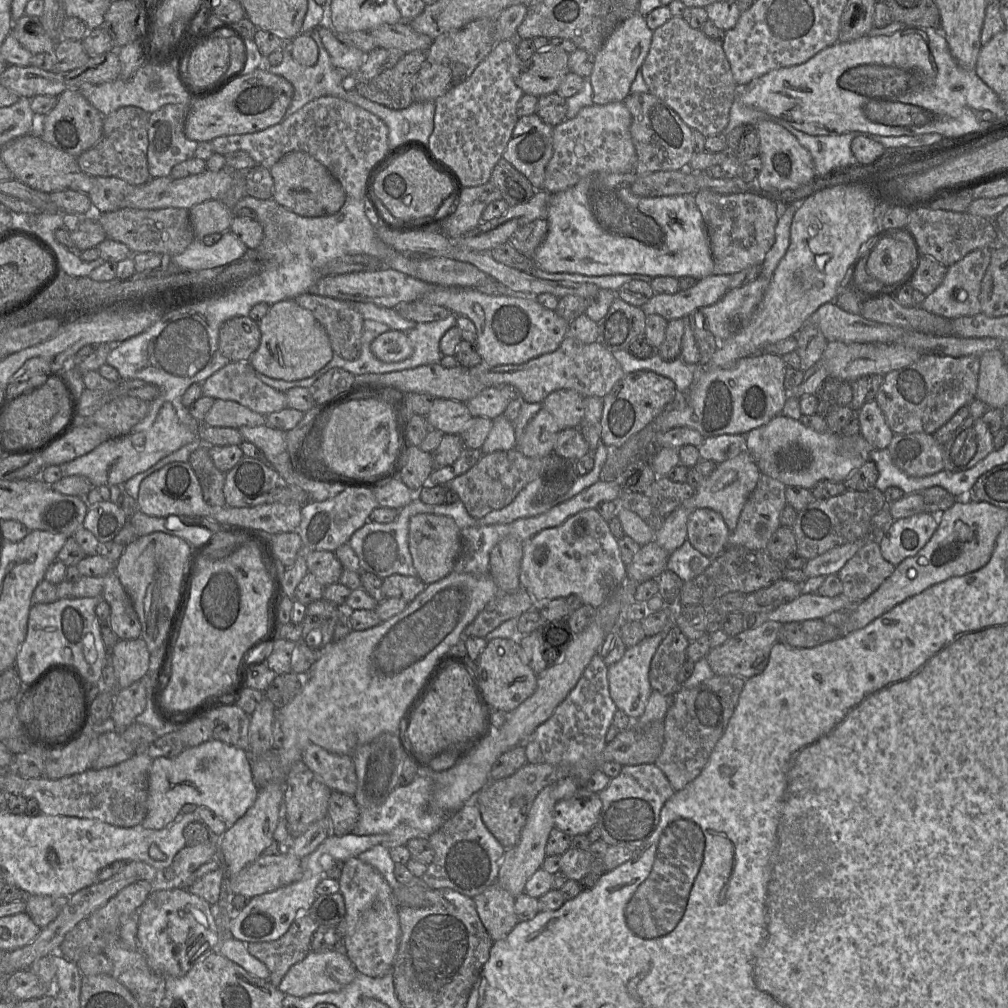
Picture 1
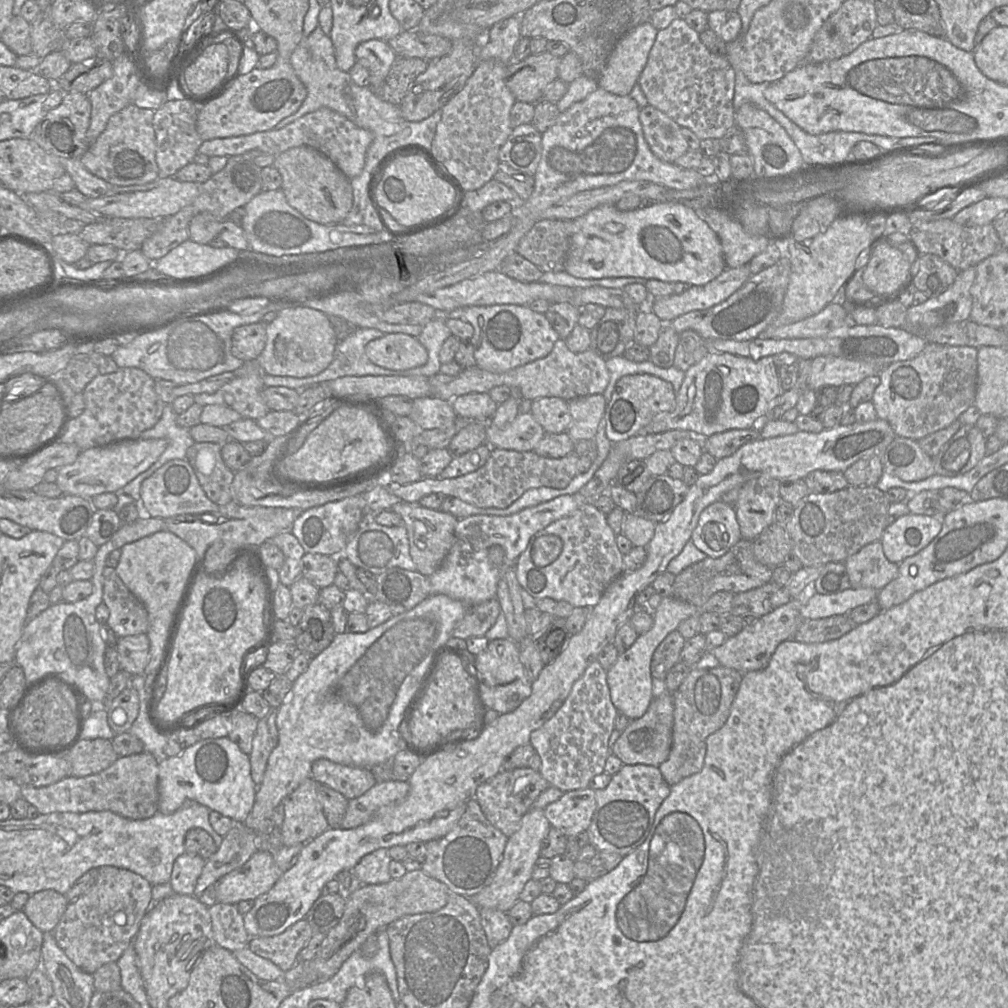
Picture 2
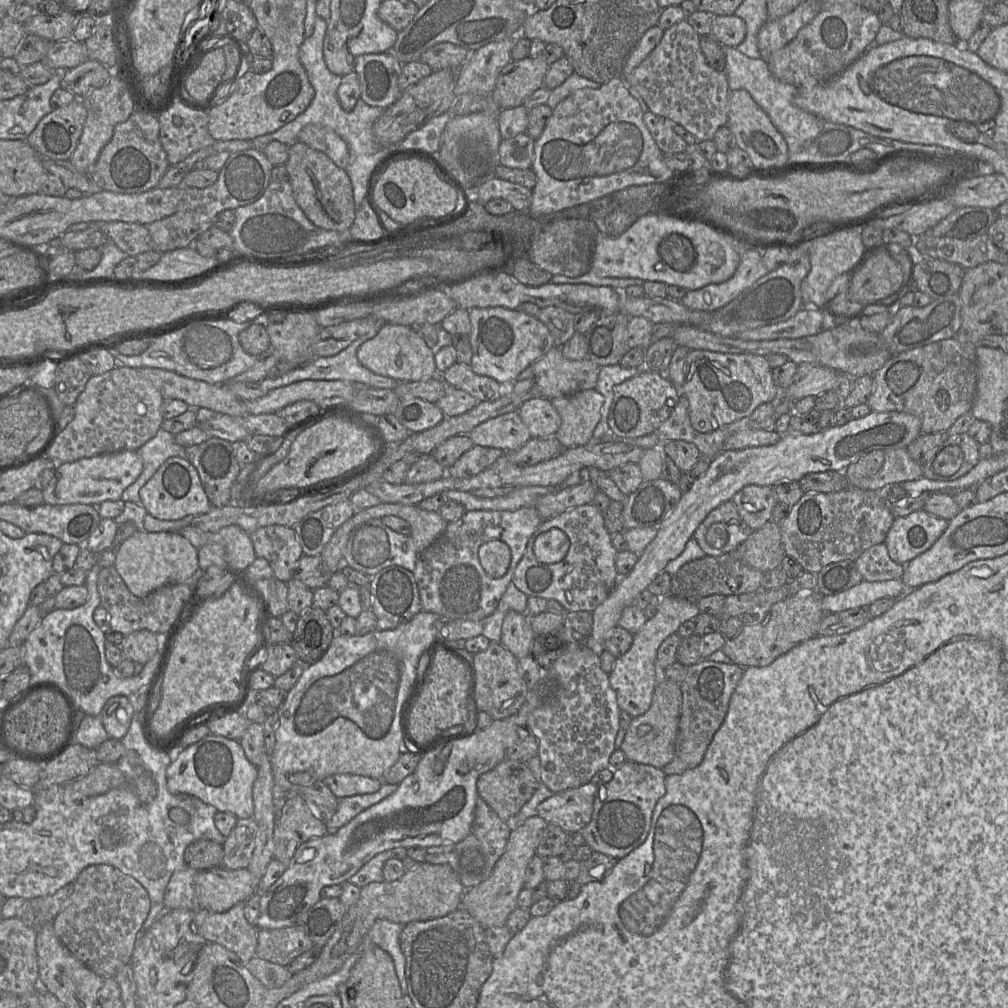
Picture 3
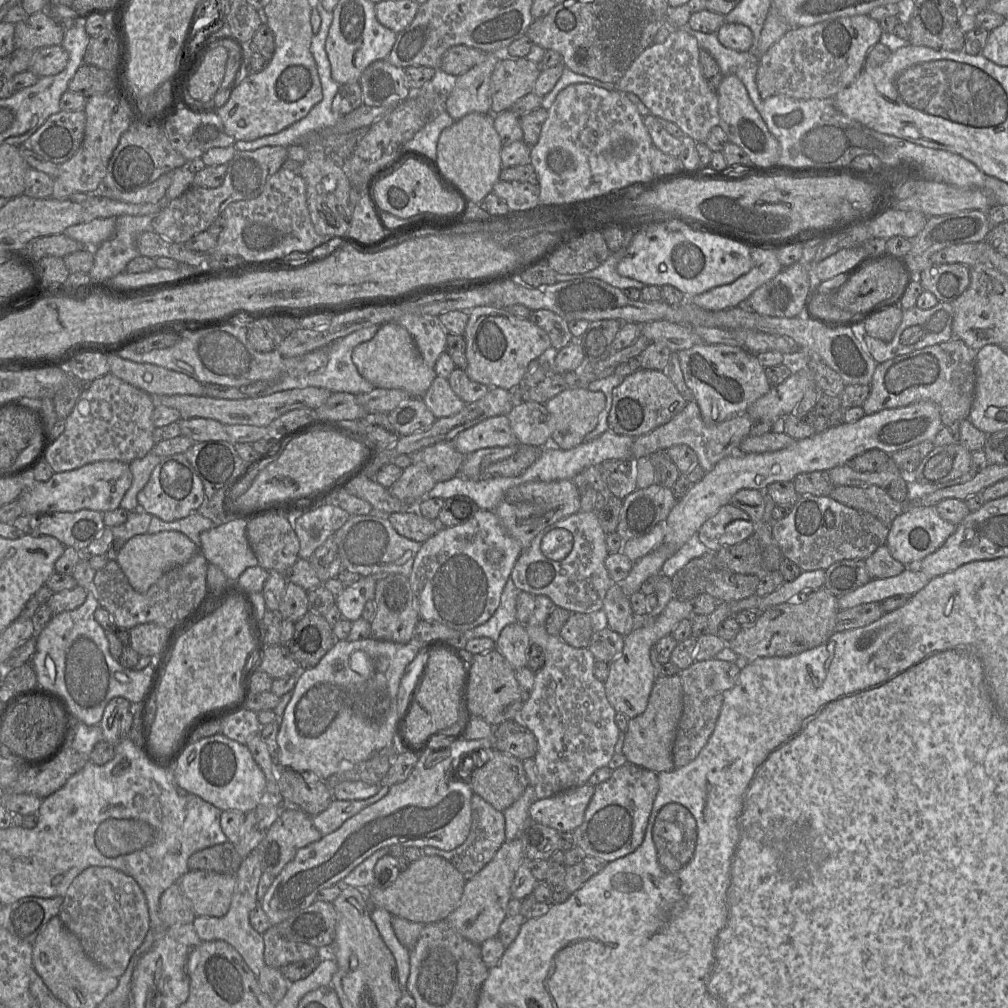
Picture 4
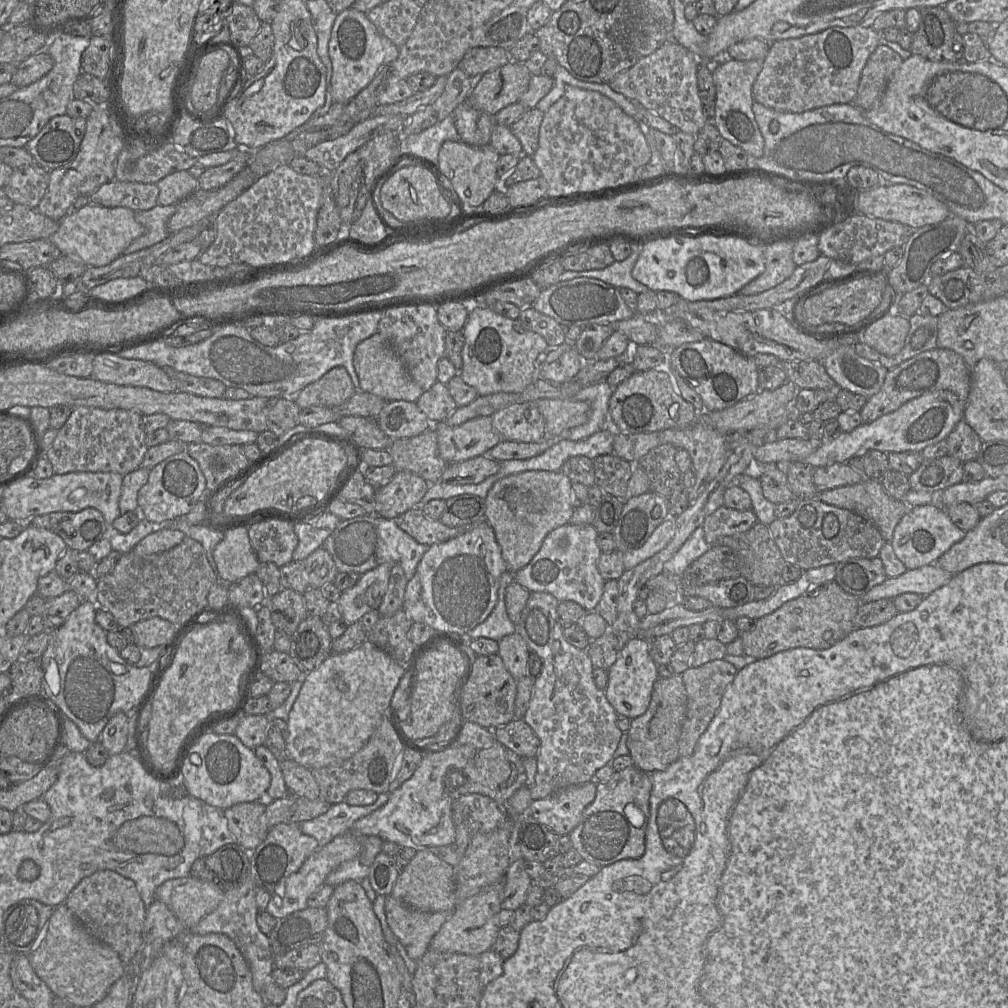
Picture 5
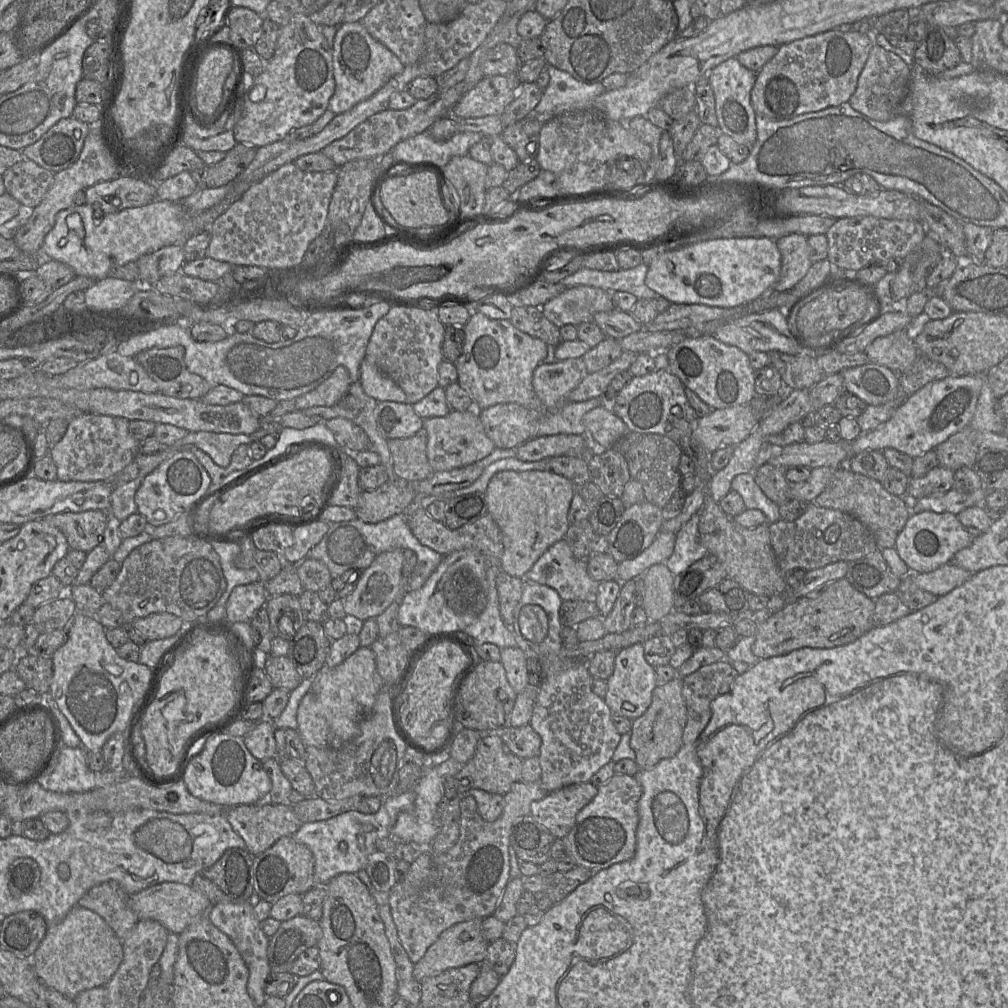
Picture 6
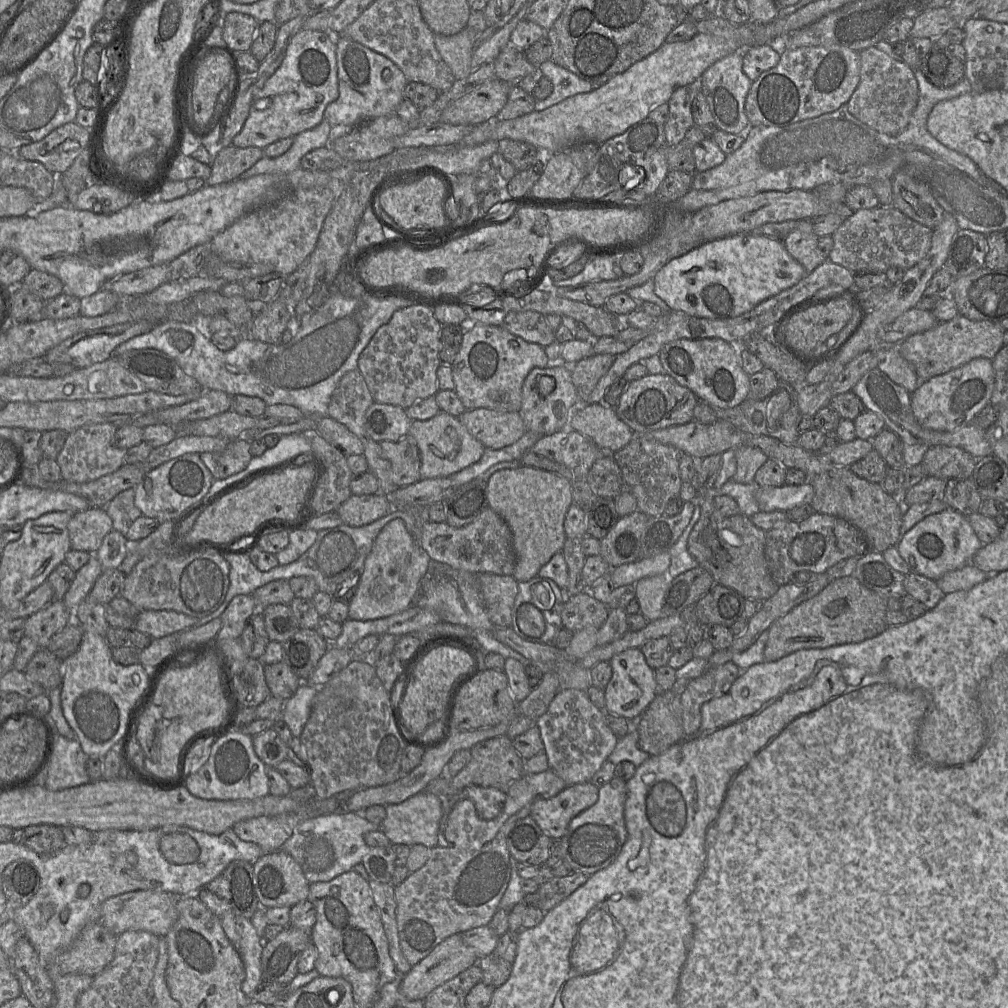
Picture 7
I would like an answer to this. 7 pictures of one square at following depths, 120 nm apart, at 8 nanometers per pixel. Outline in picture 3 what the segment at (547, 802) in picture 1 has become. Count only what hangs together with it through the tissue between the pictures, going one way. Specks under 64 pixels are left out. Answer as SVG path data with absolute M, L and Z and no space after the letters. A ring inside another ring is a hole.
M539 816L528 818L522 825L510 832L505 852L496 862L490 876L482 883L464 890L461 908L483 927L505 926L508 916L517 908L517 899L524 888L526 869L536 855L536 848L547 823Z

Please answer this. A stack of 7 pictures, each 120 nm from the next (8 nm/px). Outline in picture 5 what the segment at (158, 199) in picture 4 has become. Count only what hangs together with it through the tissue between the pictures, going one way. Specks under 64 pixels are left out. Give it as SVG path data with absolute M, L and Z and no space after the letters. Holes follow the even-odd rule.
M113 179L97 188L89 198L95 205L126 207L138 211L156 206L158 195L159 188L155 183L121 182Z

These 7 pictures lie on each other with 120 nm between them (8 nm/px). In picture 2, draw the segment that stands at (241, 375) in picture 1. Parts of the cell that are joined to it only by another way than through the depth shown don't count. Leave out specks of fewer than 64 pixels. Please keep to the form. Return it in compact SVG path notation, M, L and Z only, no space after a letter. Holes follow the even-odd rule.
M250 374L235 378L214 393L194 395L194 402L202 406L217 404L231 407L242 418L256 421L270 412L262 397L266 387L262 377L263 374Z

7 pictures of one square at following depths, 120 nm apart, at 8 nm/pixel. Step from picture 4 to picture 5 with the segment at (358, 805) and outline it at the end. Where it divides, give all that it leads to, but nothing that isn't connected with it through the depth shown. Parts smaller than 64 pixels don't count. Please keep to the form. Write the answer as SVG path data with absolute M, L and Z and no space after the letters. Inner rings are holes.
M387 791L378 794L377 800L370 805L353 806L345 801L332 804L324 814L301 822L300 829L304 834L314 837L322 847L335 837L350 832L357 820L385 805L389 797Z

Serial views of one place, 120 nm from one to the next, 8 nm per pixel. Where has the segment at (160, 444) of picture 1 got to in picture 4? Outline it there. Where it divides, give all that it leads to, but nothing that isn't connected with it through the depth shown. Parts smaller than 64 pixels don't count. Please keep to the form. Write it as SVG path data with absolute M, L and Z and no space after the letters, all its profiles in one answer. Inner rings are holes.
M102 460L86 464L74 470L54 473L46 482L32 481L30 474L30 485L17 500L19 500L25 514L76 512L81 509L90 509L104 513L120 507L120 502L130 488L132 480L133 476L128 463L118 460Z

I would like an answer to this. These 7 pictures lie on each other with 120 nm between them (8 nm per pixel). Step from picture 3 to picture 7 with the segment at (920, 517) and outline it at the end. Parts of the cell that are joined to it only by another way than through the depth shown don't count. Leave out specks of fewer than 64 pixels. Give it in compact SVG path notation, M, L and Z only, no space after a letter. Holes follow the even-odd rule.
M947 508L942 512L925 517L901 536L897 549L908 564L910 573L916 573L934 581L946 573L971 564L975 554L983 546L963 514Z

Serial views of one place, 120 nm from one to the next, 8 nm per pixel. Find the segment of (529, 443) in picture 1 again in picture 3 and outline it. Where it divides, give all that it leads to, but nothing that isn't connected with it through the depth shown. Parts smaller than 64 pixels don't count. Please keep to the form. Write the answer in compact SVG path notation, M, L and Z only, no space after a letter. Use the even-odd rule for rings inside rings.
M517 411L481 423L469 436L474 445L497 448L505 453L518 450L532 438Z

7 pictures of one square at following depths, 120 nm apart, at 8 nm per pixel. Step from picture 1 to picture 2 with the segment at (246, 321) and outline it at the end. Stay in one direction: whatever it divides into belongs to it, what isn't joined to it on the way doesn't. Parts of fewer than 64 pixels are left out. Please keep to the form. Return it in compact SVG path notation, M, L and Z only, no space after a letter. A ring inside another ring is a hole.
M253 323L234 328L231 337L231 353L244 362L255 360L263 351L267 323Z

